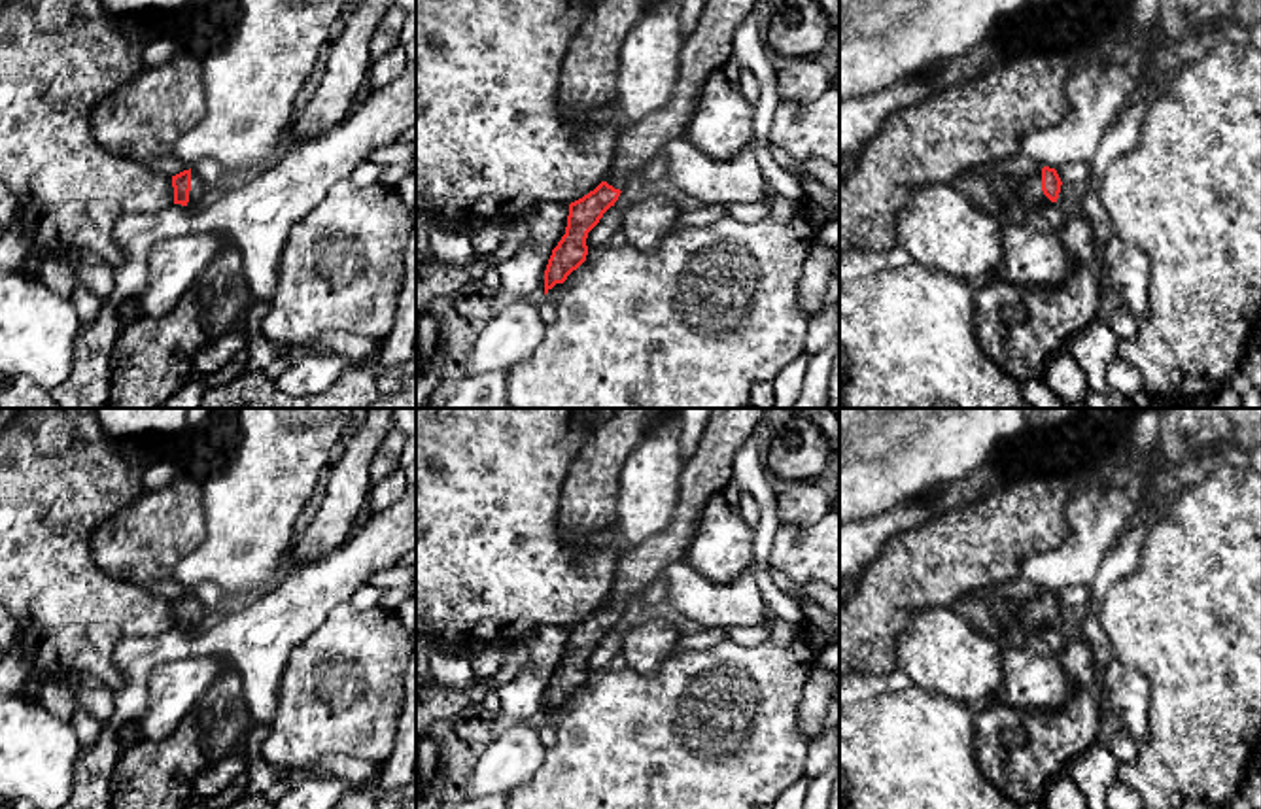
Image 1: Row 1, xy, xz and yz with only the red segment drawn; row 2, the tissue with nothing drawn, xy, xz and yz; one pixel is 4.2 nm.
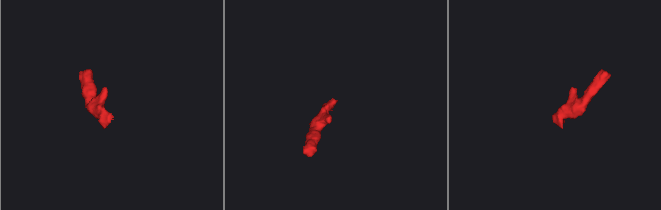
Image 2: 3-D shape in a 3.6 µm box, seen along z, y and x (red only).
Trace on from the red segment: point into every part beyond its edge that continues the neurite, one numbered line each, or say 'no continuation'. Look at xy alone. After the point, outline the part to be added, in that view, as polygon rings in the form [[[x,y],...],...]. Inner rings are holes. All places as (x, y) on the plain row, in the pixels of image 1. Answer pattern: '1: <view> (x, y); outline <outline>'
1: xy (197, 615); outline [[[191,595],[191,614],[189,614],[189,626],[187,629],[195,629],[206,616],[206,607]]]

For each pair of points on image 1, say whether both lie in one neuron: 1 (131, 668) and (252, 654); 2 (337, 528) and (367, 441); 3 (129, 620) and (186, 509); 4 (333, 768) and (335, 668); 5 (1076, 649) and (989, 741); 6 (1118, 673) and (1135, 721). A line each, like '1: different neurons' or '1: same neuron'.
1: same neuron
2: same neuron
3: different neurons
4: different neurons
5: same neuron
6: same neuron

